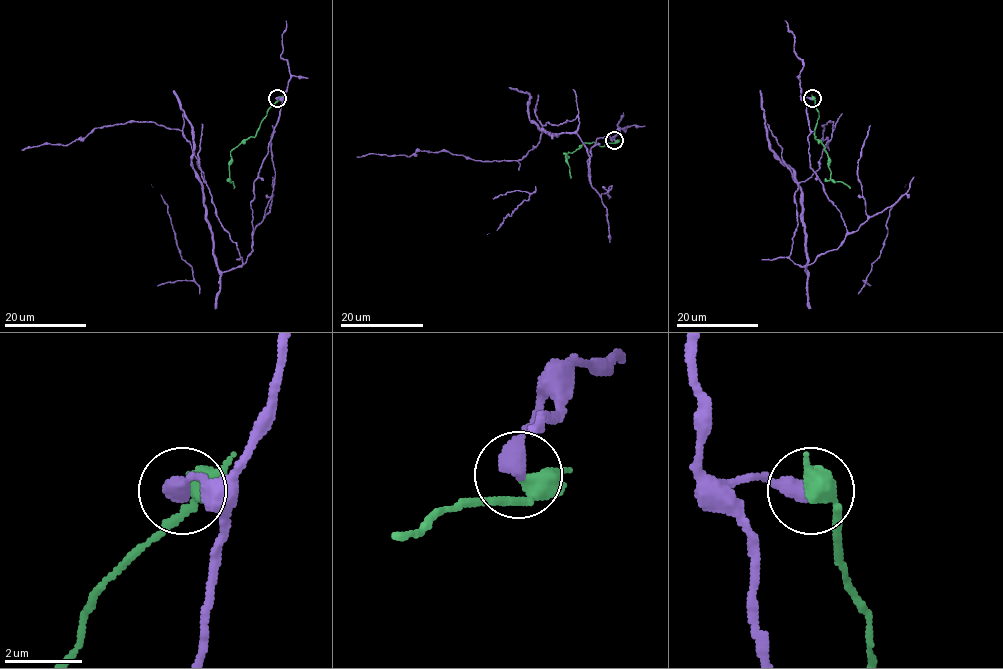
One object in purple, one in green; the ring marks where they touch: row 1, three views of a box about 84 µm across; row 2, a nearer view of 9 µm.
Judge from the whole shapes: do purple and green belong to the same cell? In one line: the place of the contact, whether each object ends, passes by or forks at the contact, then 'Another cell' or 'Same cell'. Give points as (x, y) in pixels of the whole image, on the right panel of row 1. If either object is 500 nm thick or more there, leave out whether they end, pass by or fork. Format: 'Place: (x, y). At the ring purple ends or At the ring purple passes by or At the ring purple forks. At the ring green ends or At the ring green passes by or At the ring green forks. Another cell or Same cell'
Place: (812, 98). At the ring purple ends. At the ring green passes by. Another cell

